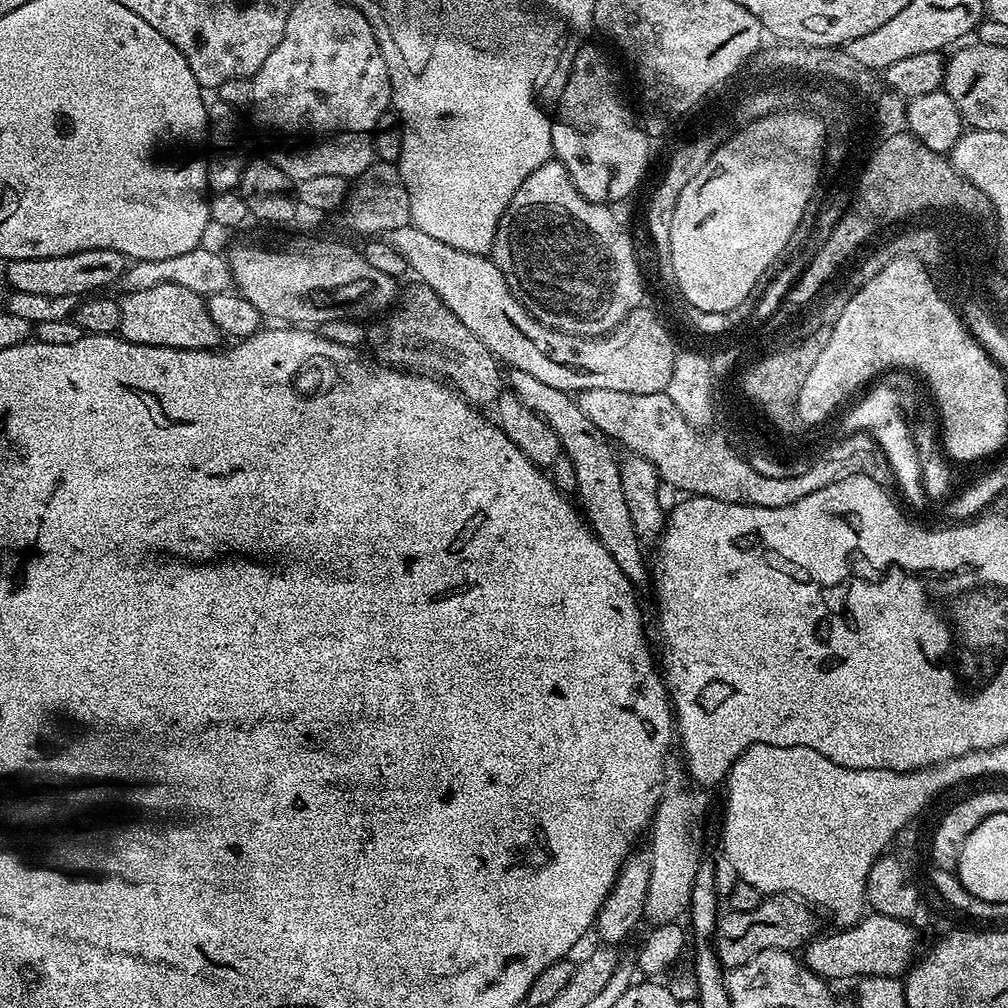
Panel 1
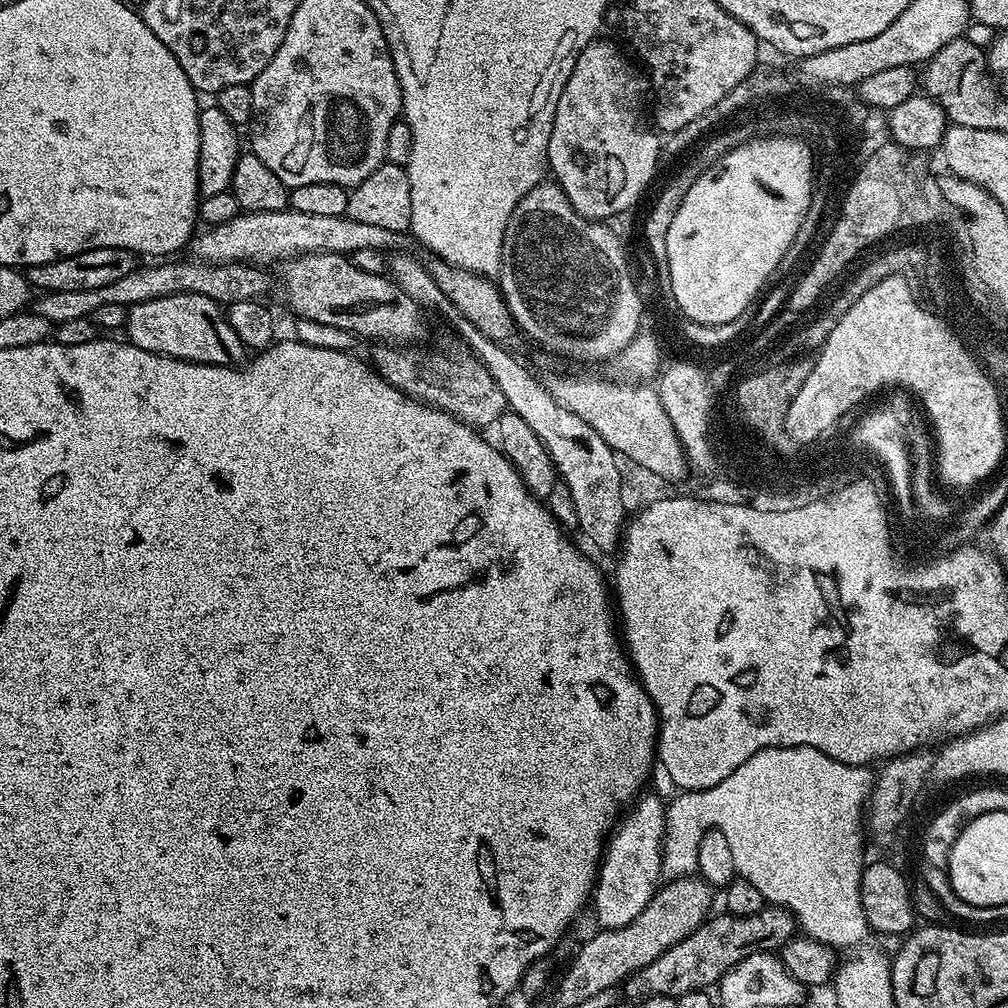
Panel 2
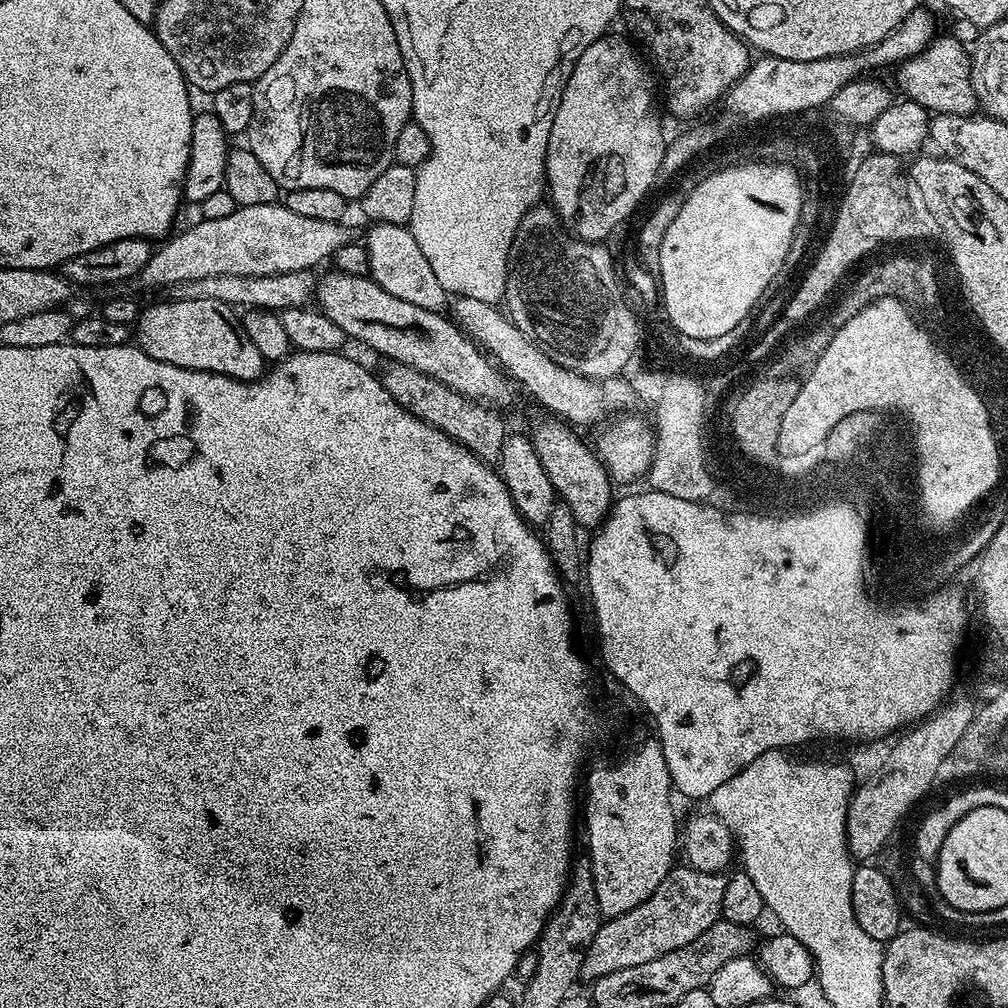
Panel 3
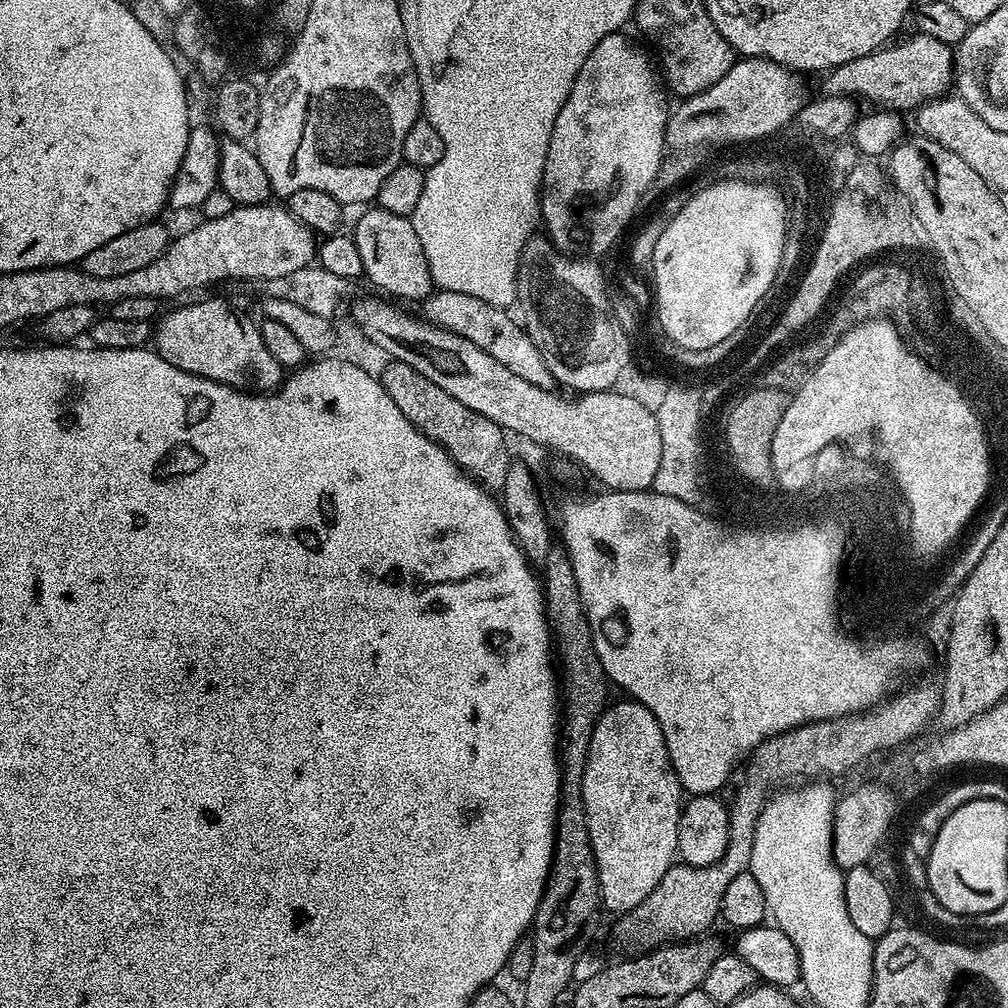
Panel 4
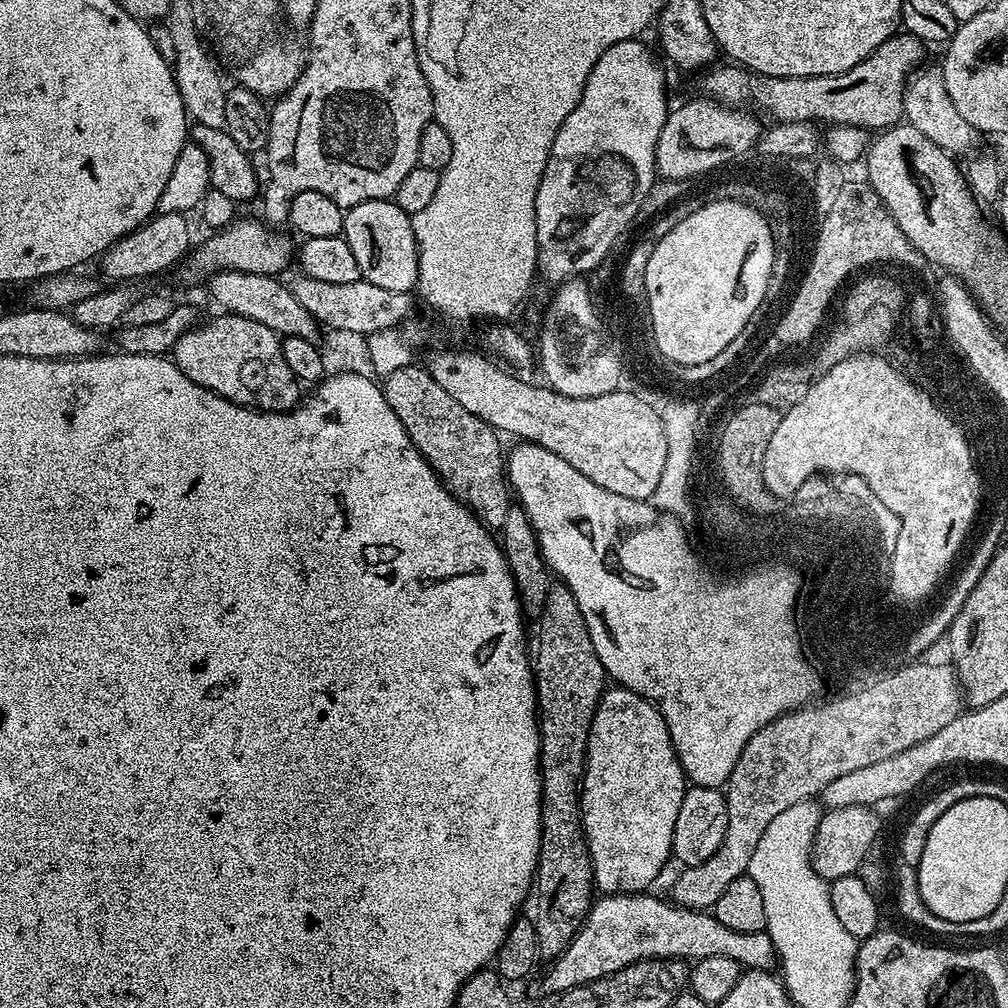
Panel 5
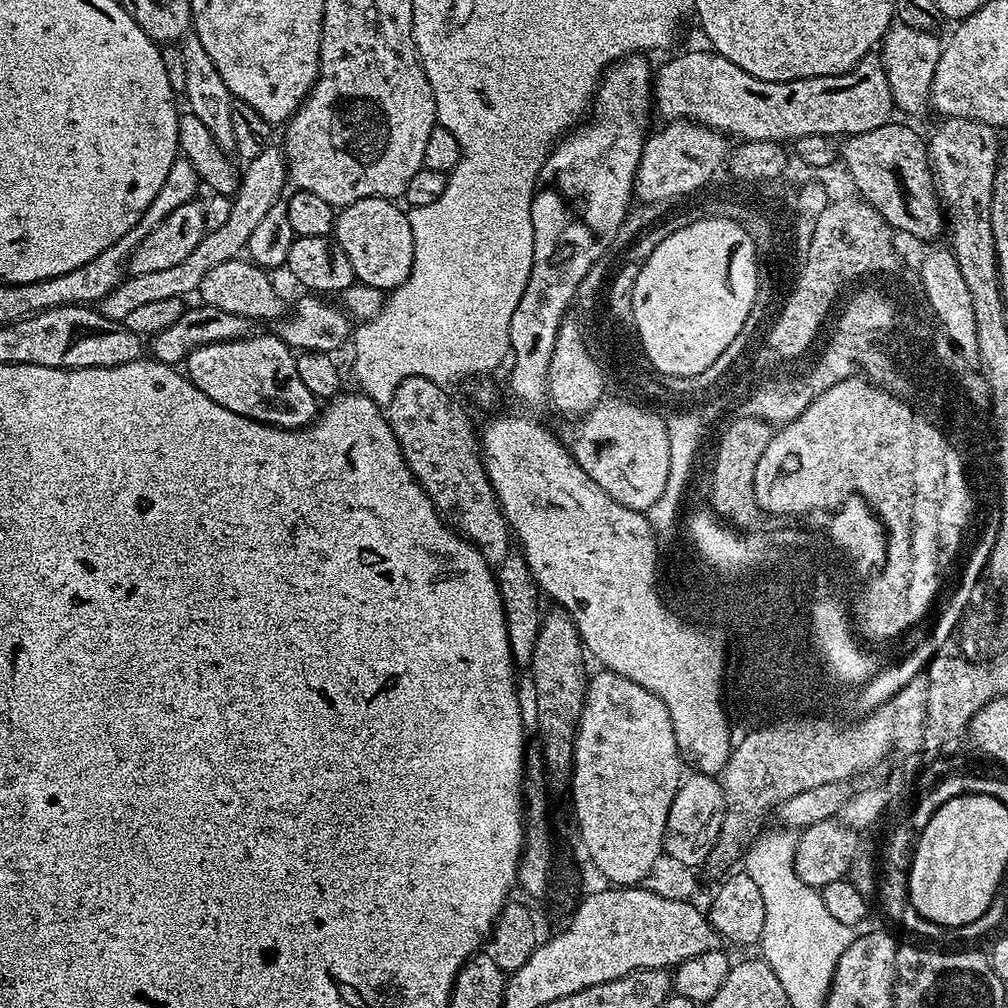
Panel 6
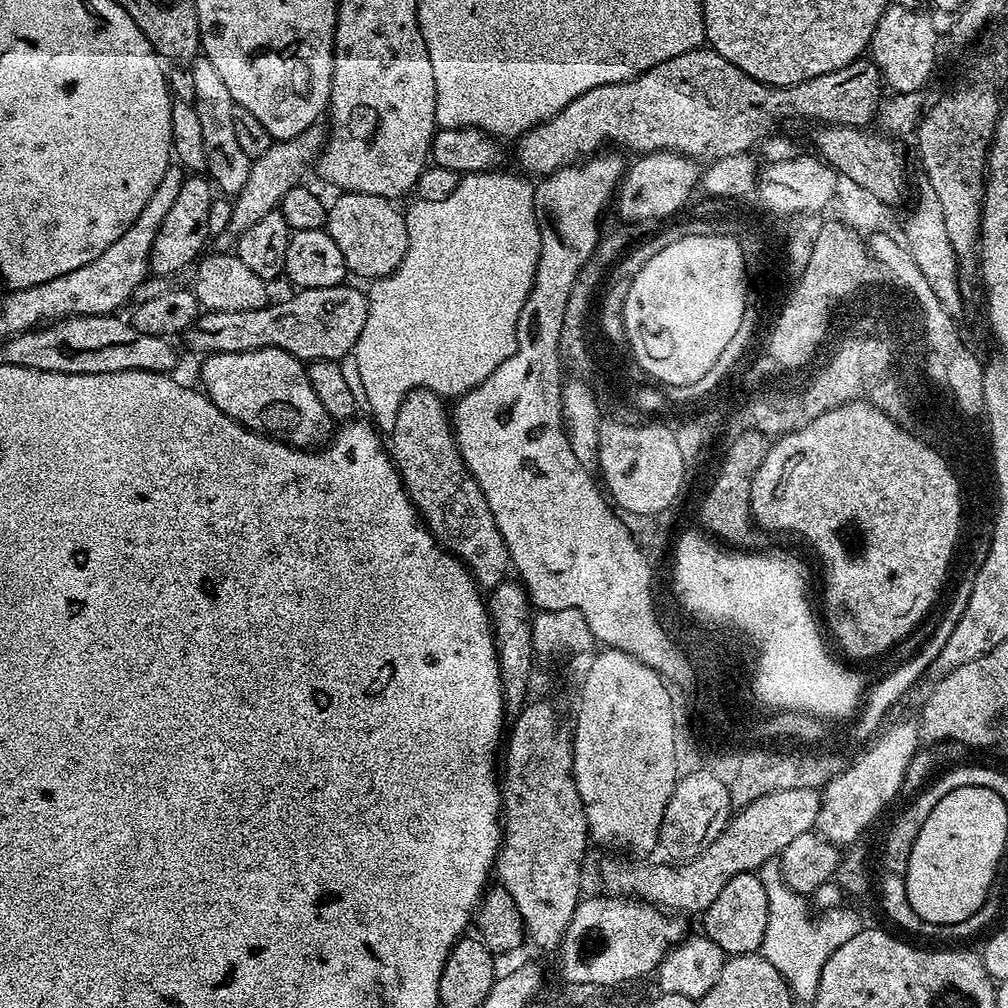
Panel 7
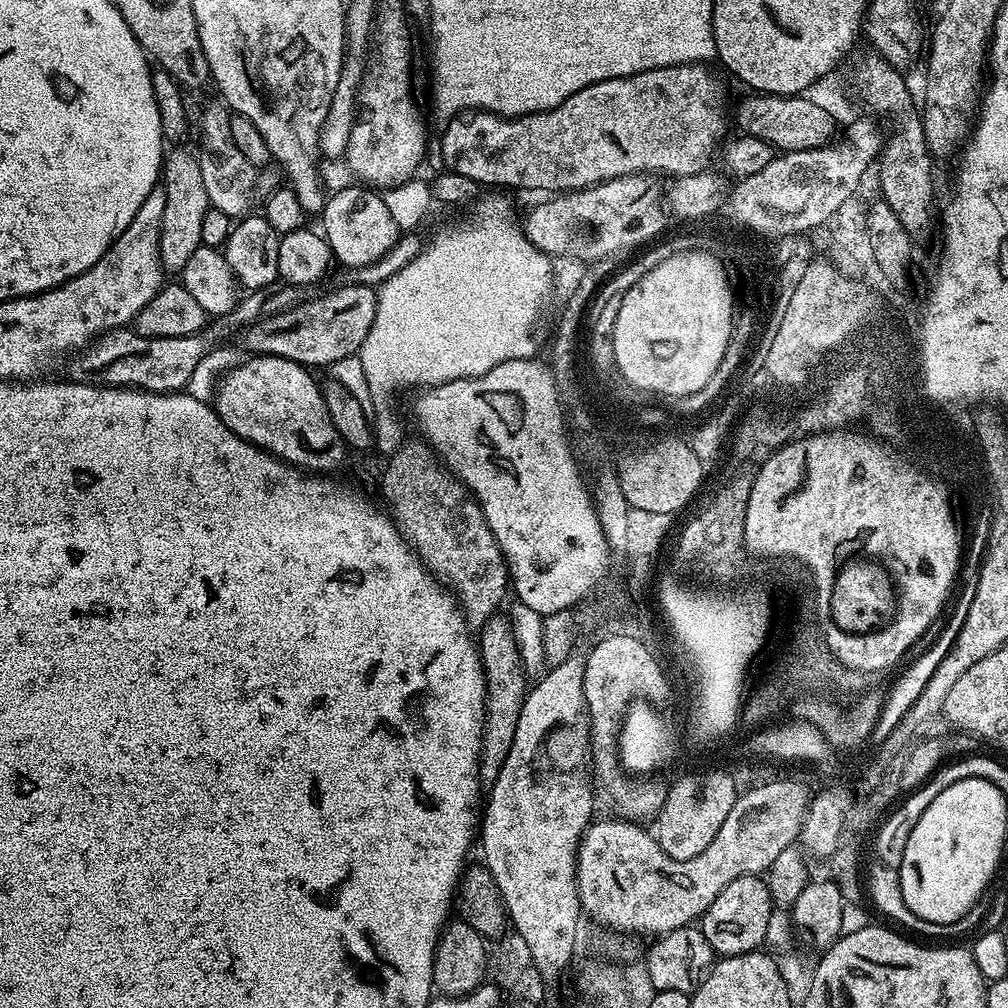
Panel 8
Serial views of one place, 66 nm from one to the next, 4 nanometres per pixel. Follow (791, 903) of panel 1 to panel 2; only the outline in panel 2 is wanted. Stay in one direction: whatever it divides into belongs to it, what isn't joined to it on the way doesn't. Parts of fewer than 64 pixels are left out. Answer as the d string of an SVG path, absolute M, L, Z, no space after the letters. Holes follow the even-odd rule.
M765 906L758 914L749 916L709 915L708 919L682 942L670 946L650 966L633 972L623 981L622 989L633 1002L649 996L670 996L678 998L687 992L708 990L734 967L742 958L755 952L772 952L784 947L786 941L797 935L798 925L795 916L787 908Z

